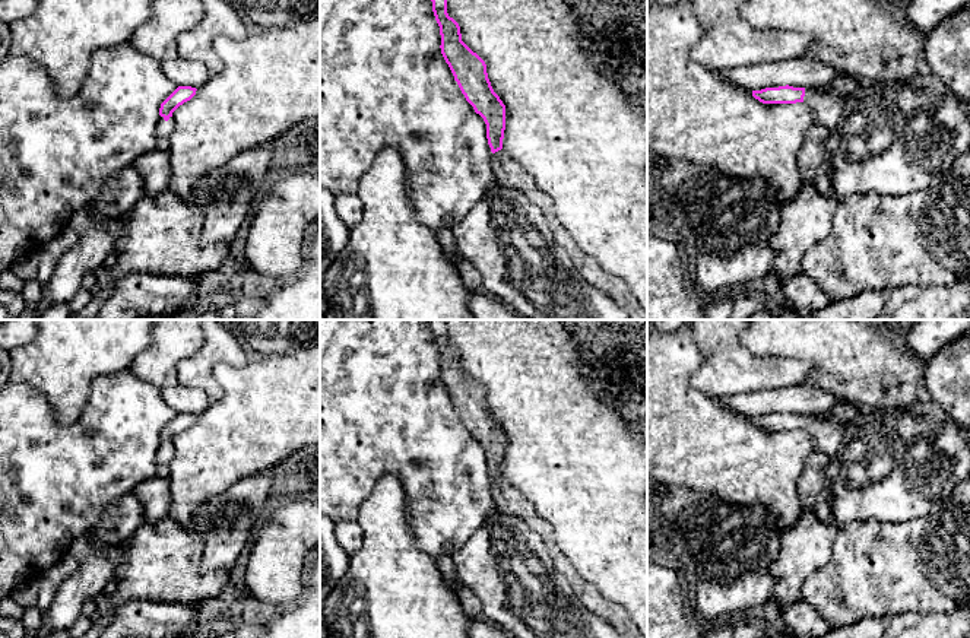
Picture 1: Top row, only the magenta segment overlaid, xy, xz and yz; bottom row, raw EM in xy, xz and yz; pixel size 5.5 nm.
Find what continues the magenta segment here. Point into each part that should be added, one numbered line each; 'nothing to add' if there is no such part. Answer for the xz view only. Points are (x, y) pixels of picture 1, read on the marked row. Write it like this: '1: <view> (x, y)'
1: xz (510, 174)

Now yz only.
1: yz (827, 108)

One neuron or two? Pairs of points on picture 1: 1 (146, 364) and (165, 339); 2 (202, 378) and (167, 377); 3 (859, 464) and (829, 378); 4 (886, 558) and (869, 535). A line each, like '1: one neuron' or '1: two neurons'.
1: one neuron
2: two neurons
3: two neurons
4: one neuron

